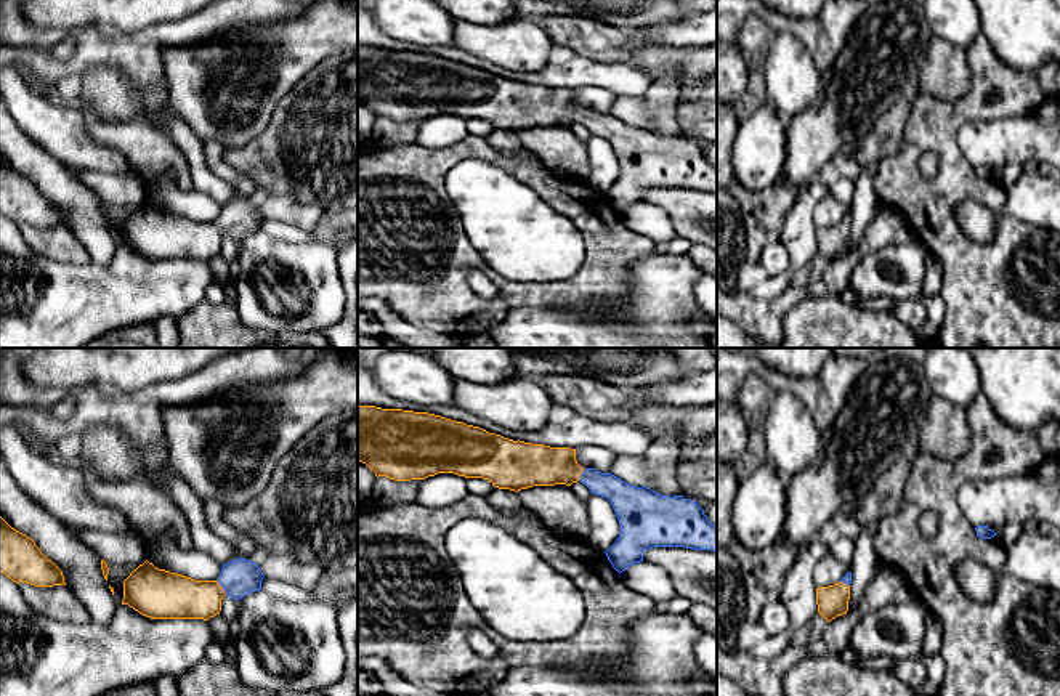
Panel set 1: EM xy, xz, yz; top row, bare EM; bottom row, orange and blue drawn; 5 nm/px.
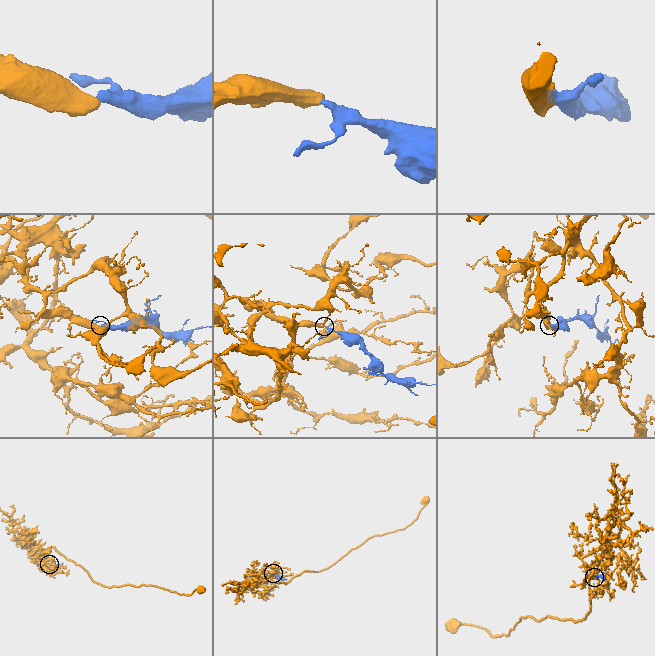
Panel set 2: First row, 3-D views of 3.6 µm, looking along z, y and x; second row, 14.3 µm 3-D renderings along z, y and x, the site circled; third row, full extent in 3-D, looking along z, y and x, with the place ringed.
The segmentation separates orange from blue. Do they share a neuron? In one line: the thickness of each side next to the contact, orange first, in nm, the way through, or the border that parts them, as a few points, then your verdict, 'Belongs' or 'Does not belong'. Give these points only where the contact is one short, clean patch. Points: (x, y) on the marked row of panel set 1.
Thickness 220 nm (orange) against 190 nm. Path across: xy (173, 597), (204, 597), (222, 587), (238, 578). Belongs

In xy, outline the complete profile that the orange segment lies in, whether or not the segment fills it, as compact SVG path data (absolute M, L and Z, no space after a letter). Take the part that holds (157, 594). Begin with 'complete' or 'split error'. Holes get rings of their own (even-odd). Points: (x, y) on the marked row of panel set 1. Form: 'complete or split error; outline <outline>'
split error; outline M245 558L223 564L216 581L194 581L146 560L123 581L122 605L151 619L208 621L220 614L225 595L239 601L261 590L263 577L258 564Z

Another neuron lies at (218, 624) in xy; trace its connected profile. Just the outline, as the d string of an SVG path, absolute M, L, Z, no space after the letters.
M221 614L210 617L208 625L212 627L216 643L225 648L229 643L228 622Z

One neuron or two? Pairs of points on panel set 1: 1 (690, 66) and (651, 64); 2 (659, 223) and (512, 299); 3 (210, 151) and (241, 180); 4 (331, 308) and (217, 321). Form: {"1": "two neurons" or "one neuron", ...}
{"1": "one neuron", "2": "two neurons", "3": "one neuron", "4": "two neurons"}

